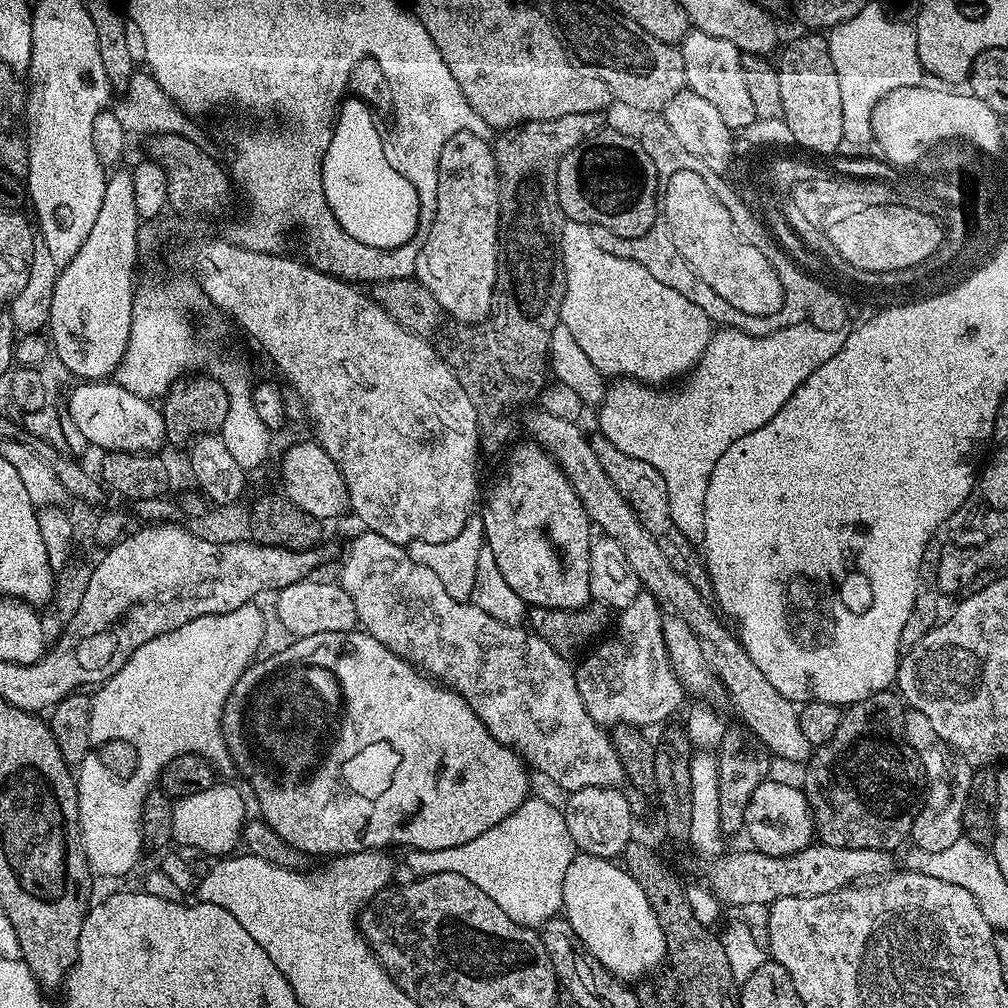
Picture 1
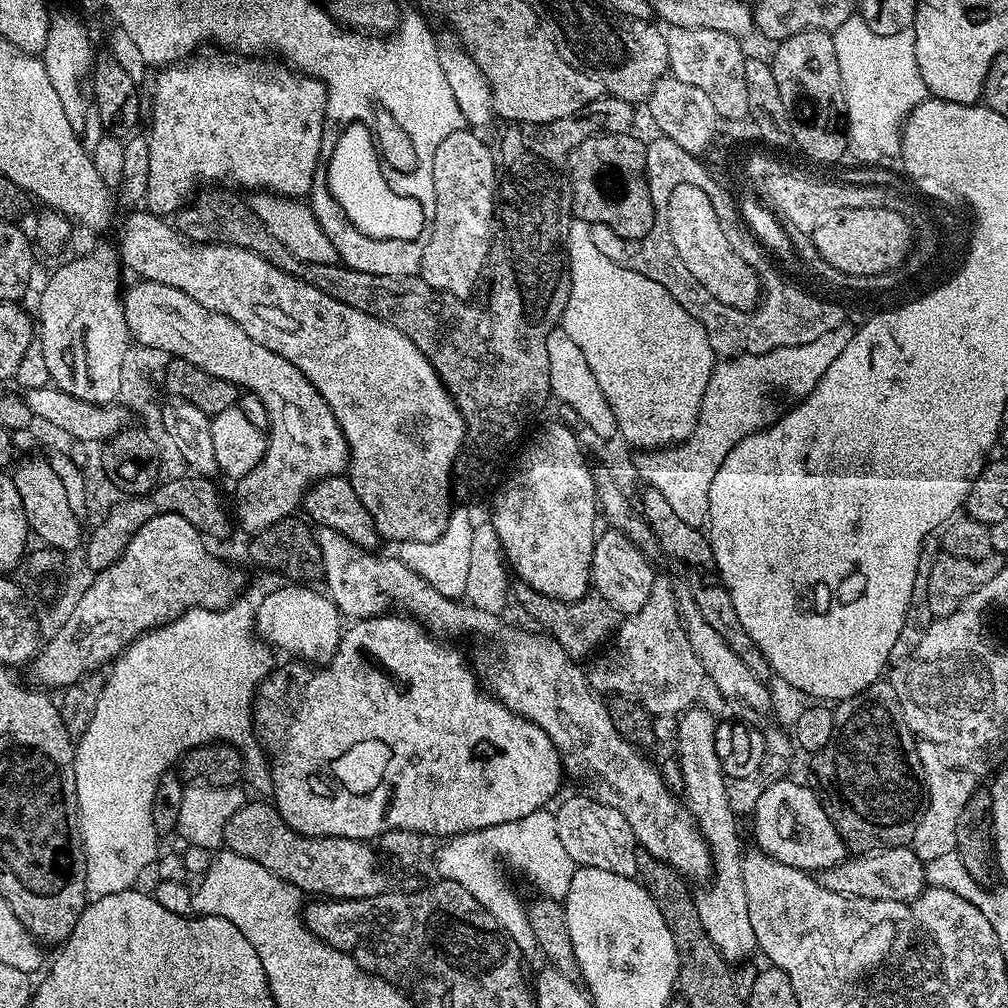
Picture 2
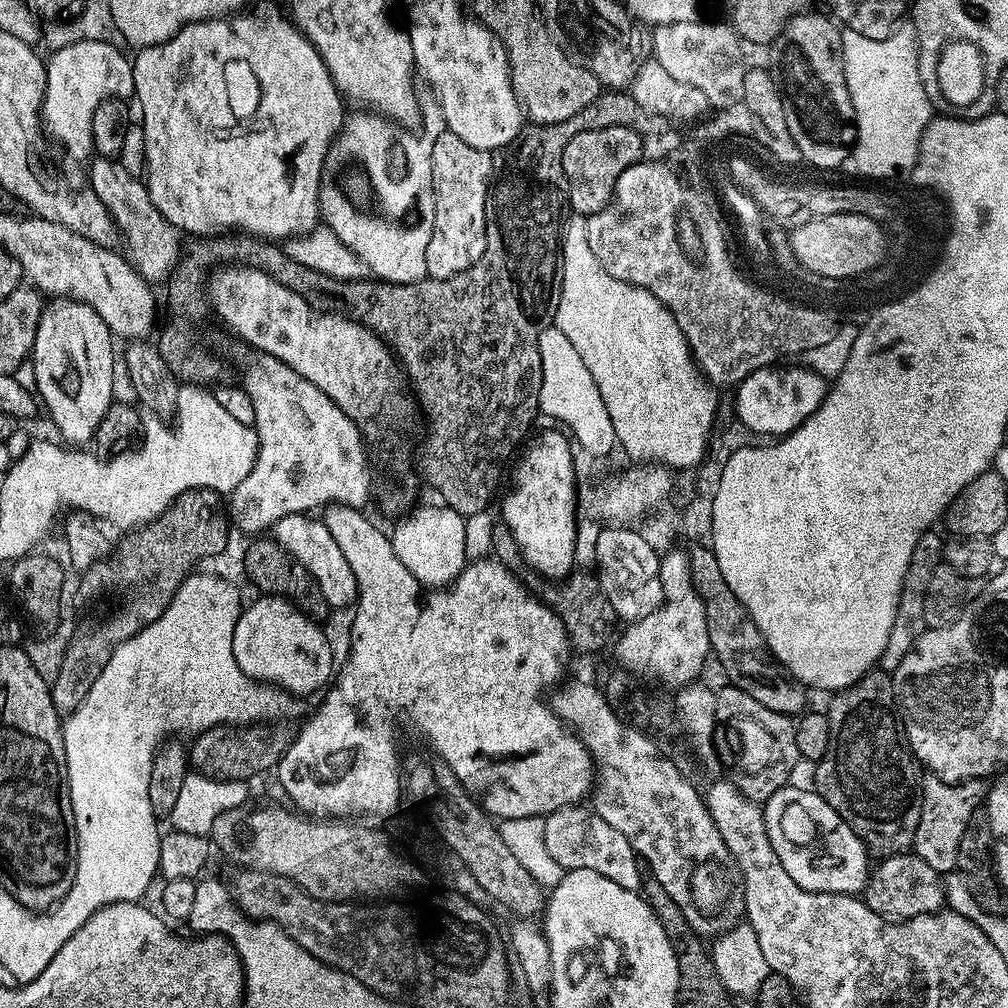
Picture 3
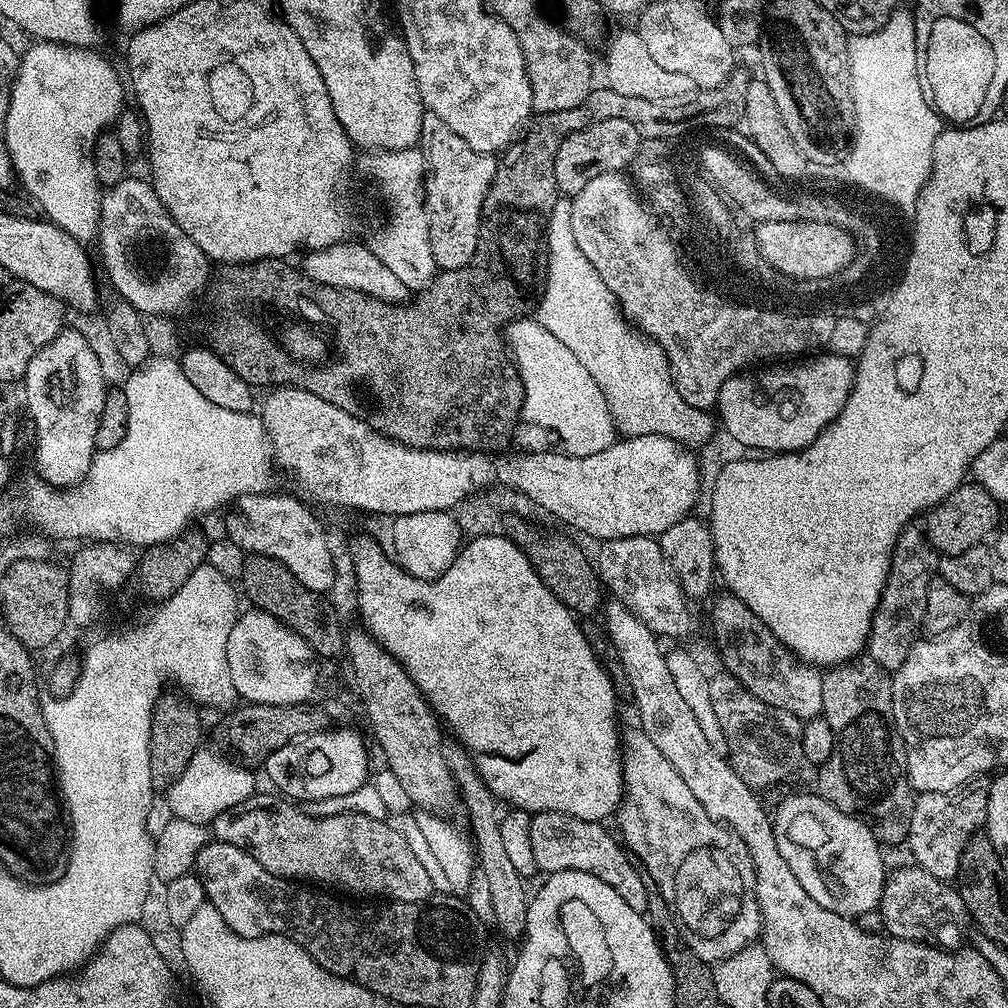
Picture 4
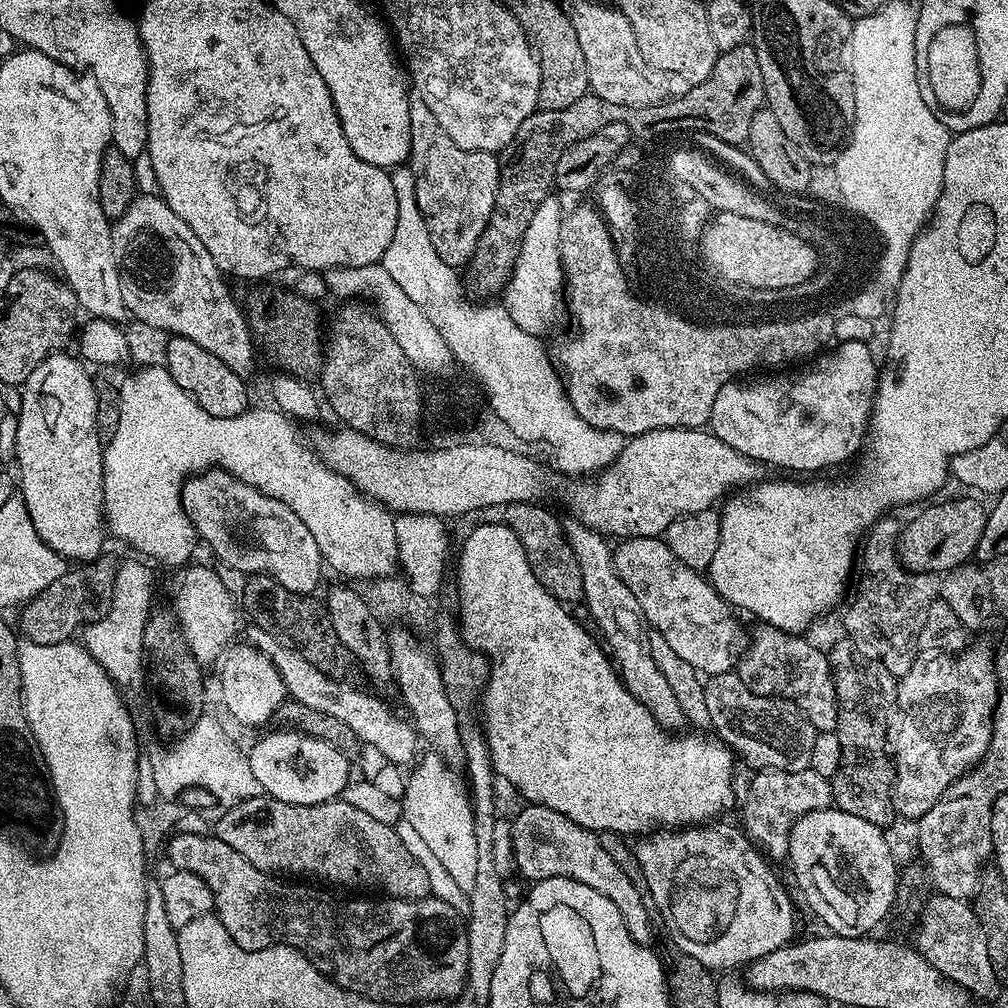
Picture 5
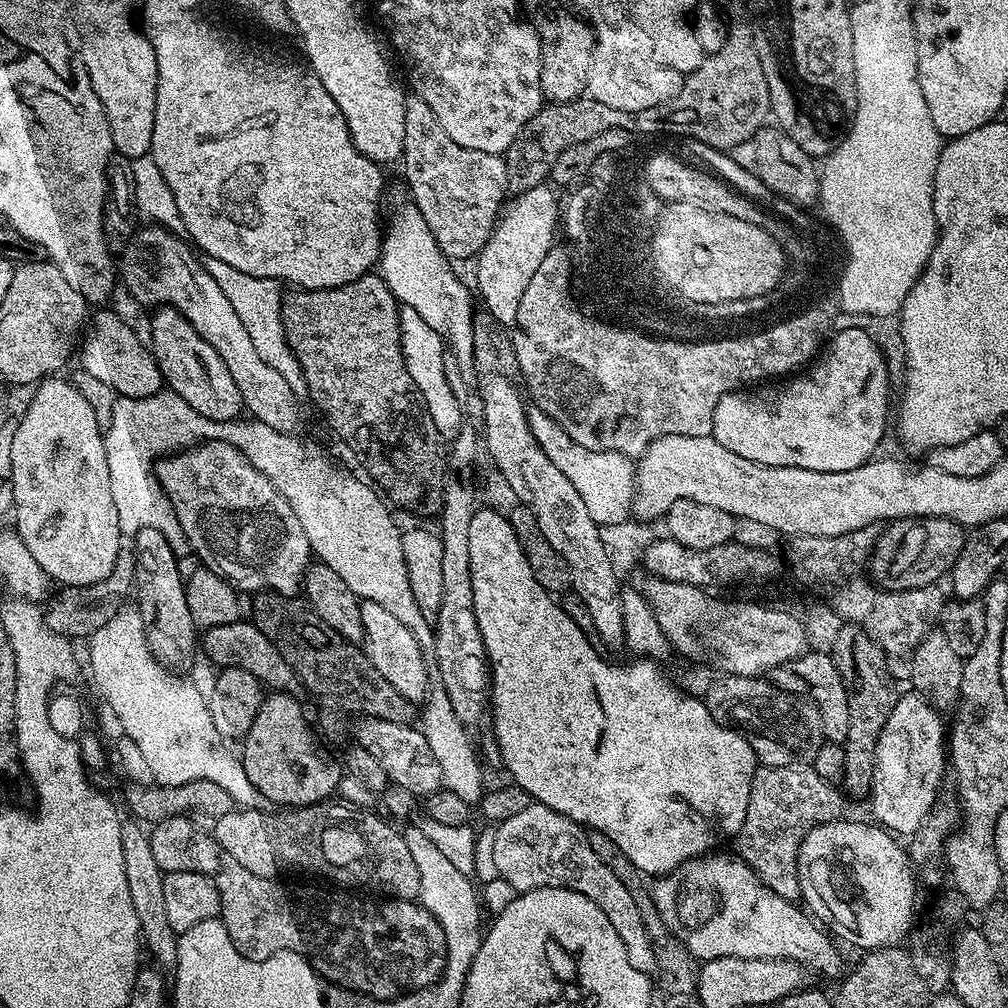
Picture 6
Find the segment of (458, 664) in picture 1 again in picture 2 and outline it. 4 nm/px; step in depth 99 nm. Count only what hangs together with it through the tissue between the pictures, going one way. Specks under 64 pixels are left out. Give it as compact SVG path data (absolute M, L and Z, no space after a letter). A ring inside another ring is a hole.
M320 528L315 537L316 545L320 547L322 581L324 580L325 584L323 587L327 595L332 597L341 617L348 619L349 616L349 621L355 622L371 616L383 616L395 609L397 613L411 616L440 638L452 638L448 636L456 636L459 632L472 636L477 632L484 639L473 650L472 656L470 652L470 660L477 677L483 678L486 681L487 691L501 700L514 714L534 722L548 735L560 755L563 775L573 776L578 783L585 784L588 787L585 788L587 795L593 800L606 806L614 806L614 810L618 810L618 814L622 814L622 818L630 822L630 830L634 830L637 845L669 864L685 880L704 882L711 877L712 855L700 827L692 819L692 813L687 807L682 806L677 793L665 786L659 767L656 764L652 765L644 757L647 755L641 754L634 745L626 742L626 738L622 738L622 734L618 734L618 730L614 730L614 722L608 713L607 703L589 686L585 669L568 656L566 650L562 650L562 646L558 646L556 640L536 630L523 632L520 628L507 628L497 613L478 610L467 602L438 594L438 590L434 590L434 586L430 586L426 578L414 574L414 570L406 567L395 555L375 556L377 554L375 551L359 548L354 542L350 542L350 538L339 536L329 528Z

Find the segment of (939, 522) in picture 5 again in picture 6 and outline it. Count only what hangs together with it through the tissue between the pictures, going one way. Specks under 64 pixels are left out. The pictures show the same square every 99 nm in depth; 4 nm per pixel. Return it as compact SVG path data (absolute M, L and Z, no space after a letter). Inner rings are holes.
M926 516L891 521L883 529L879 545L872 552L870 576L881 588L901 592L943 581L951 573L964 545L966 532L953 520Z

